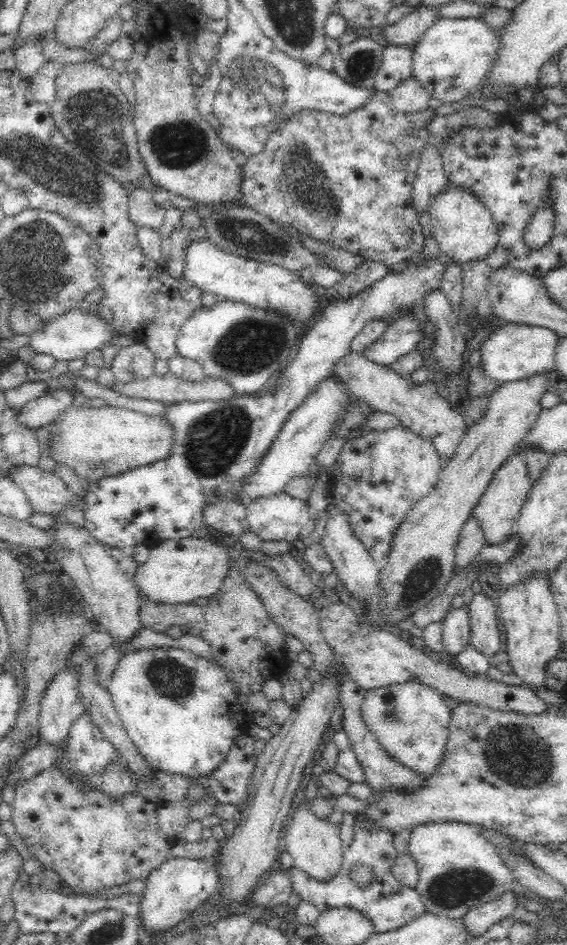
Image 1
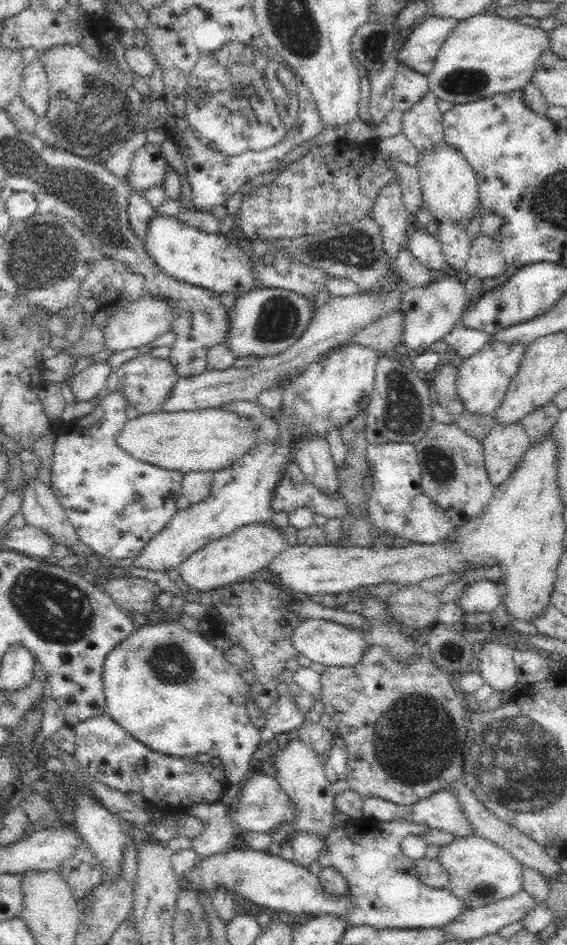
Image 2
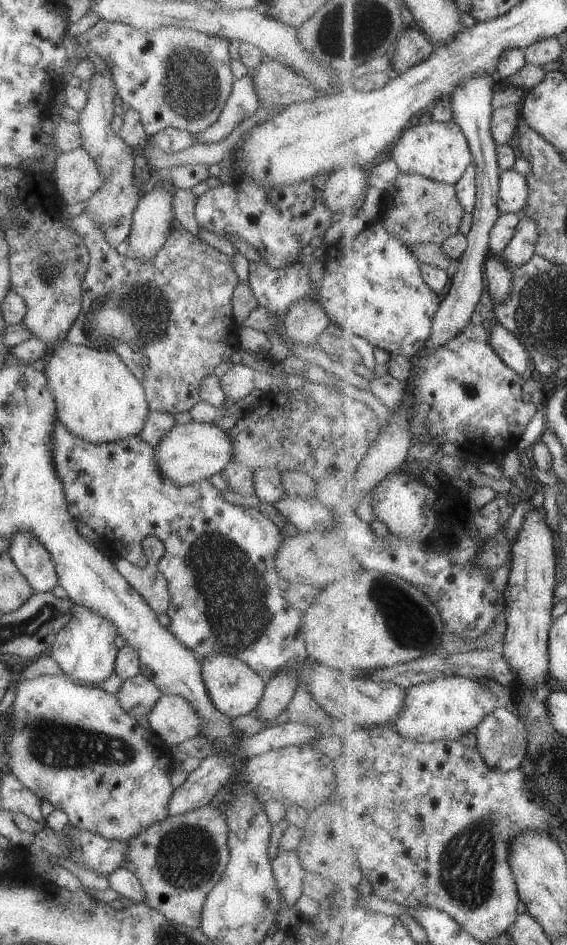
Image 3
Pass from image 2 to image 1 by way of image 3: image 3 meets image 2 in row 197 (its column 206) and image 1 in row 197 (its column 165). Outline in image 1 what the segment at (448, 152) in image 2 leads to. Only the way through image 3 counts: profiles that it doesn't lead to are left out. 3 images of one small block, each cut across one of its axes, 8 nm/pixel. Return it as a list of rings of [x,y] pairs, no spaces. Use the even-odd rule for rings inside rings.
[[[449,182],[446,190],[440,191],[432,198],[427,212],[432,223],[431,236],[436,238],[439,248],[455,261],[463,263],[484,259],[490,250],[497,246],[497,226],[489,210],[472,190]]]

